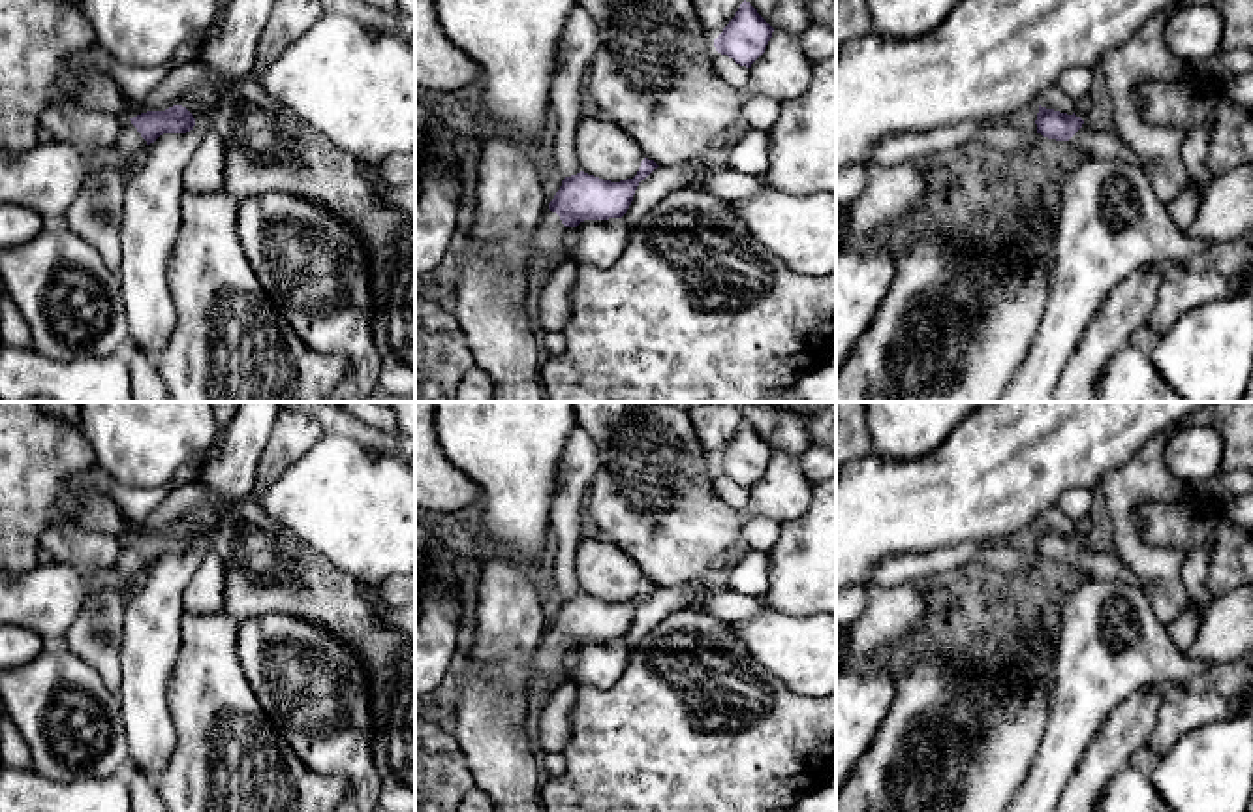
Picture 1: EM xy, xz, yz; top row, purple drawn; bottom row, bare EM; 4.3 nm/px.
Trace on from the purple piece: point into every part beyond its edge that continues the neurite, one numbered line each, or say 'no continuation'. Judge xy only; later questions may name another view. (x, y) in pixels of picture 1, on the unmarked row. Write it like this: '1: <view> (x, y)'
1: xy (47, 598)

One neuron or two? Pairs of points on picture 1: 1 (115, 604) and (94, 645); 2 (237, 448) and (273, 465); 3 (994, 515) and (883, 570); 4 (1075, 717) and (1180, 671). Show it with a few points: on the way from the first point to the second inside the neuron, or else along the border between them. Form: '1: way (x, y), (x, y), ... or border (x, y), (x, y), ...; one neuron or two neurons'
1: way (106, 613), (96, 636); one neuron
2: border (275, 421), (258, 463), (258, 478), (252, 491); two neurons
3: border (962, 542), (928, 551), (893, 553), (878, 564); two neurons
4: way (1101, 690), (1120, 671), (1154, 671); one neuron

